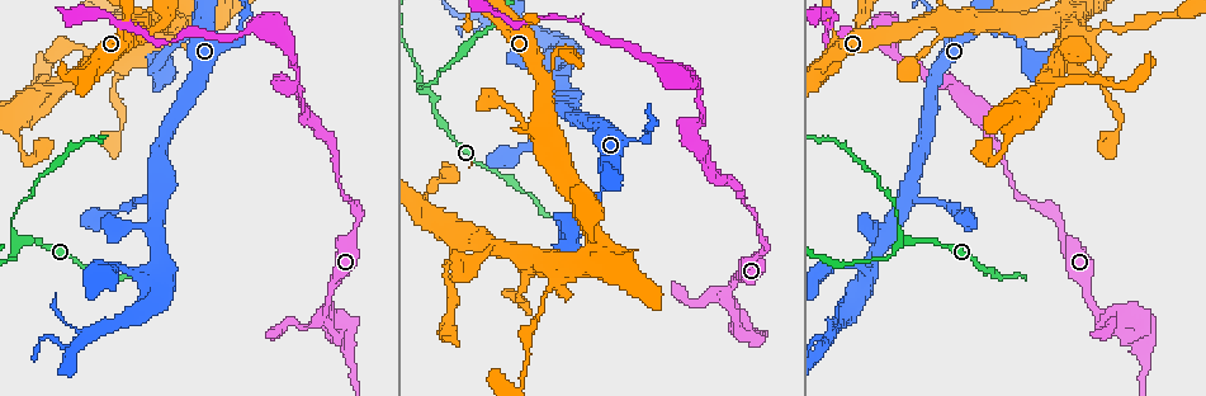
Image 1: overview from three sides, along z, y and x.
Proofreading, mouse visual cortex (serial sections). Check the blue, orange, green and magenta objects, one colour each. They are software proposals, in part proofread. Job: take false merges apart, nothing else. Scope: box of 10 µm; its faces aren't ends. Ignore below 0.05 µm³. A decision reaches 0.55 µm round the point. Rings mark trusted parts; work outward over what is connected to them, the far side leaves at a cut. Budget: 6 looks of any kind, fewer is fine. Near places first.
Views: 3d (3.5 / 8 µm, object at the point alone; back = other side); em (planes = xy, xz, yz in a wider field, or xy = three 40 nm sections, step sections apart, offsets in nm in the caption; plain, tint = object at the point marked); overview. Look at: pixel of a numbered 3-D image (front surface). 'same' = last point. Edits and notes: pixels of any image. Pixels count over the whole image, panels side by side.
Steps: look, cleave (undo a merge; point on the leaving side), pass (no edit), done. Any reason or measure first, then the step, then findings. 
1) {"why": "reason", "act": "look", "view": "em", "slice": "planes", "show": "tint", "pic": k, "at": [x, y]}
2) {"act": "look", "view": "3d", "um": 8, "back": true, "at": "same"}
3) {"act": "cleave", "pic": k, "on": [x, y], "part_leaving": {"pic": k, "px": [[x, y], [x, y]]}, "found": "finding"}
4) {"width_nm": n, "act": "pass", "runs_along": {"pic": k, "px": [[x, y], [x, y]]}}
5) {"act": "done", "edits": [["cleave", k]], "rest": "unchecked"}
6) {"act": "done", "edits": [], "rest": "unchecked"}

{"why": "sharp bend", "act": "look", "view": "3d", "um": 3.5, "pic": 1, "at": [322, 317]}

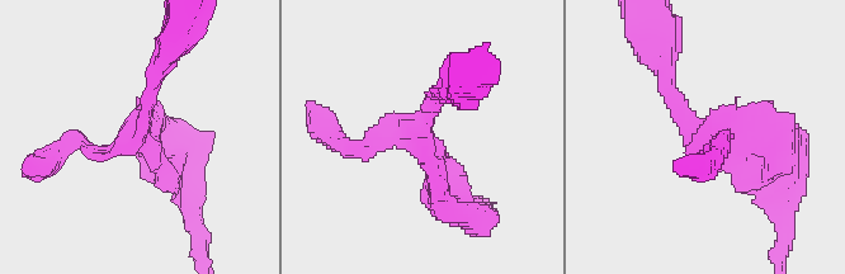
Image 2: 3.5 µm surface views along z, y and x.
{"arms": 4, "arm_widths_nm": [150, 200, 250, 300], "act": "look", "view": "em", "slice": "xy", "step": 2, "show": "tint", "pic": 2, "at": [422, 132]}

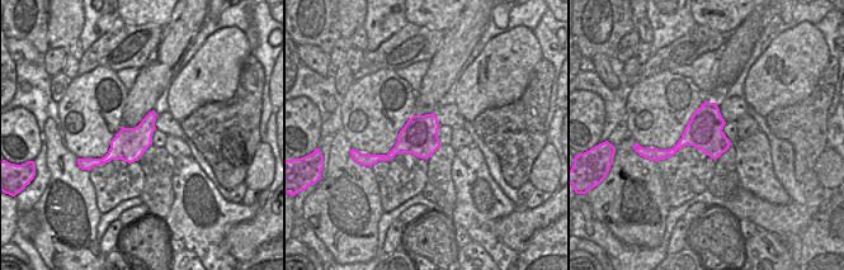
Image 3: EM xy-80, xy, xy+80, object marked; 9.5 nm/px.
{"why": "another direction", "act": "look", "view": "em", "slice": "xy", "step": 1, "show": "tint", "at": "same"}

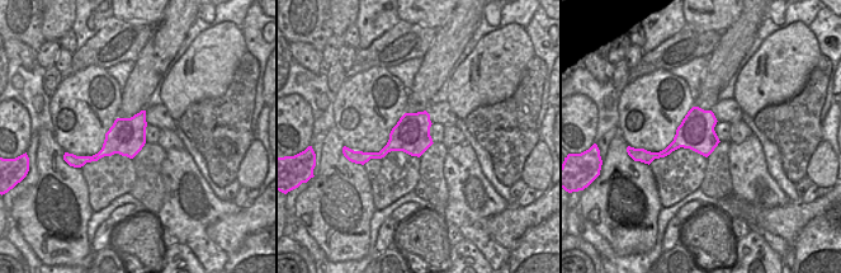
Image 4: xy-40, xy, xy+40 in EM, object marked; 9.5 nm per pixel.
{"act": "pass", "found": "one cell here"}

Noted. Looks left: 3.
{"why": "thick turns thin", "act": "look", "view": "3d", "um": 3.5, "pic": 1, "at": [554, 278]}

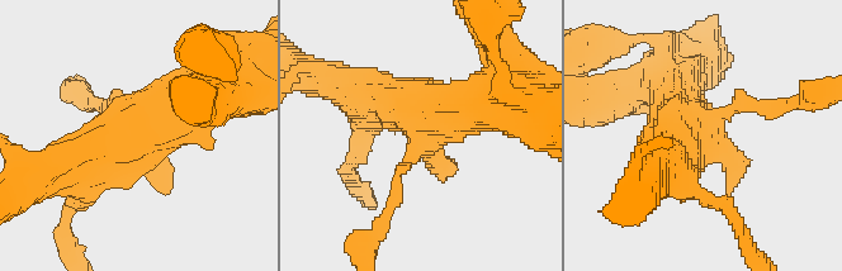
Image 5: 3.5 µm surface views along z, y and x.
{"why": "now the EM", "act": "look", "view": "em", "slice": "xy", "step": 5, "show": "tint", "pic": 5, "at": [419, 135]}

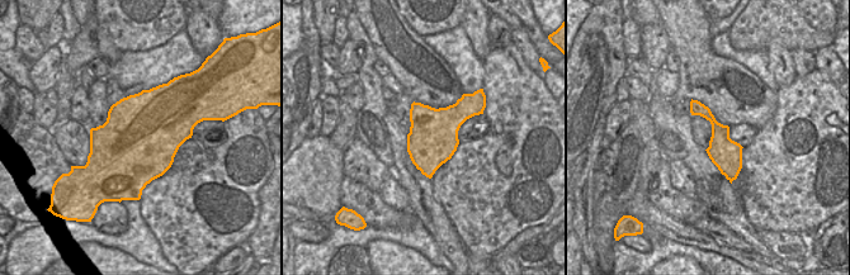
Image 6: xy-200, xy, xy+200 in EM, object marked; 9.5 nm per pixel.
{"act": "pass", "runs_along": {"pic": 6, "px": [[694, 103], [719, 132], [731, 178]]}, "found": "all the same cell"}

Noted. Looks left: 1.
{"act": "done", "edits": [], "rest": "unchecked"}

